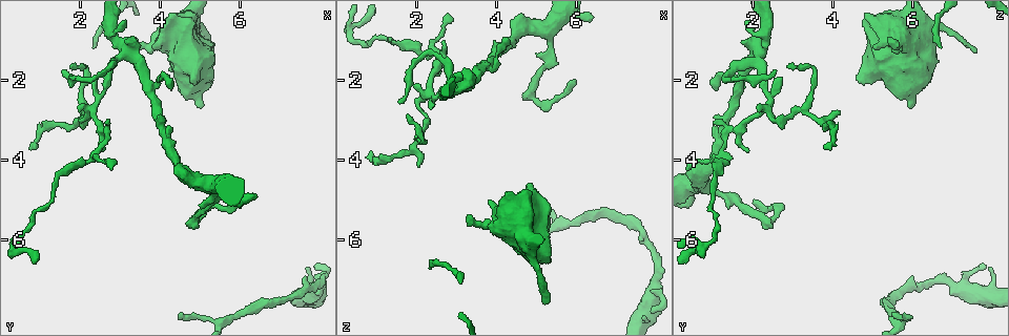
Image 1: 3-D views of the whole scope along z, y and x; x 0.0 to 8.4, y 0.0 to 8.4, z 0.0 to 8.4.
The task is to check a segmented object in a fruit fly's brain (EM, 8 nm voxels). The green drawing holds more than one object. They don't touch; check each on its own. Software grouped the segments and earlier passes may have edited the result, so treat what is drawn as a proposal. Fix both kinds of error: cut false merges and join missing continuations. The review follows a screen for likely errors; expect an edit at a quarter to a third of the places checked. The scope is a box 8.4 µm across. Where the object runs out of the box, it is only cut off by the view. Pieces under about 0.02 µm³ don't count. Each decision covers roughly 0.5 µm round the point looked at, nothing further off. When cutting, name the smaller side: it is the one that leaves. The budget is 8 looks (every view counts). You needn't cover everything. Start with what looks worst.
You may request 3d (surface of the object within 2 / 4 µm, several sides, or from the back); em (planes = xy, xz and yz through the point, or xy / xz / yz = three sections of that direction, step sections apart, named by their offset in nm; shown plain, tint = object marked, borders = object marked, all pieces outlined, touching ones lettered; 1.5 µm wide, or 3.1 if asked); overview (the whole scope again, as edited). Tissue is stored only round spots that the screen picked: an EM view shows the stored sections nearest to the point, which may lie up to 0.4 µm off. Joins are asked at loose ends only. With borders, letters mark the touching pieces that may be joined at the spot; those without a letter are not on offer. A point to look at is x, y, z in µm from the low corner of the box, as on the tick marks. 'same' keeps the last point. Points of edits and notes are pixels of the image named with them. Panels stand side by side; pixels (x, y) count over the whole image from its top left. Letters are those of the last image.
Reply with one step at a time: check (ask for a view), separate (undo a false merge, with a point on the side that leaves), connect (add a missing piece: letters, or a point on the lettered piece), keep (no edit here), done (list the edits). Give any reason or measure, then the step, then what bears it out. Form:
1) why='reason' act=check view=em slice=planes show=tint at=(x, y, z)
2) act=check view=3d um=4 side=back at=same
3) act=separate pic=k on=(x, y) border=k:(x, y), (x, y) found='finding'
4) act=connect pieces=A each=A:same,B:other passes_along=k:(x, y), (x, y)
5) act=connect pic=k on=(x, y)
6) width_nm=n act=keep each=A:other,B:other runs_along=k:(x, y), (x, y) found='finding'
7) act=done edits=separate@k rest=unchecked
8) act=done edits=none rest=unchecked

why='tapers out' act=check view=3d um=4 at=(4.35, 2.20, 1.15)

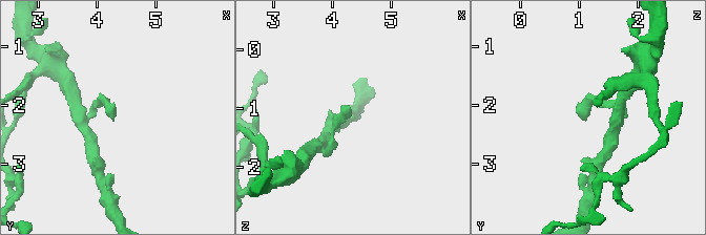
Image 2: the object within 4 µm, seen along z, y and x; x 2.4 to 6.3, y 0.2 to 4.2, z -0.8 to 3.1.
why='now the EM' act=check view=em slice=yz step=8 show=tint at=(4.25, 2.25, 1.10)

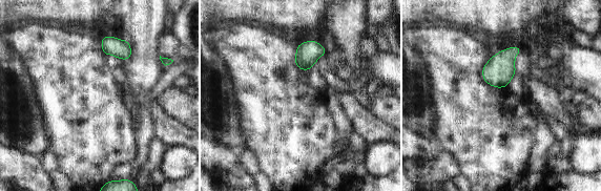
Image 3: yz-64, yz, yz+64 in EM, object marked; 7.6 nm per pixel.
act=check view=em slice=planes show=borders at=same

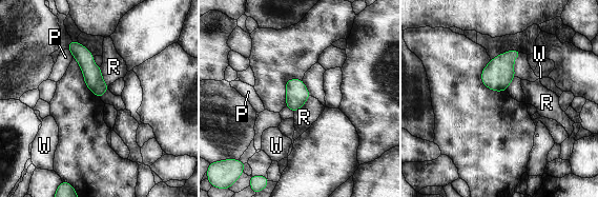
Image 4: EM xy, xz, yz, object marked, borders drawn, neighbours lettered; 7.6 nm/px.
act=keep each=P:other,R:other,W:other found='none of them fits'

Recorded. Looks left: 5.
why='branch stops here' act=check view=em slice=planes show=plain at=(4.80, 1.95, 4.60)

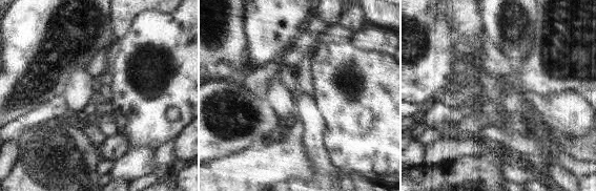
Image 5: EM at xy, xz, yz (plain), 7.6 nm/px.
why='see the neighbours' act=check view=em slice=planes show=borders at=same

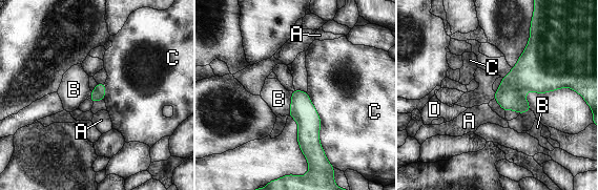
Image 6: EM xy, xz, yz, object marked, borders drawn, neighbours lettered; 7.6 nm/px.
act=connect pieces=D each=A:other,B:other,C:other,D:same passes_along=6:(99, 92), (91, 101), (87, 104) found='it goes on there'

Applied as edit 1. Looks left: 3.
why='thin end' act=check view=3d um=2 at=(5.20, 1.35, 7.60)

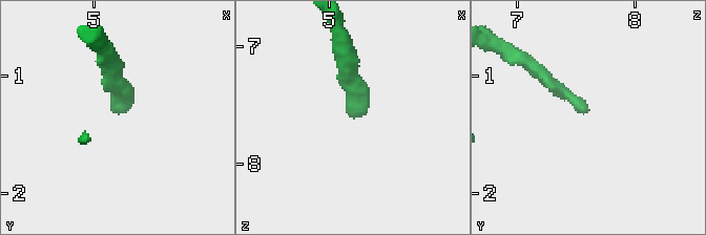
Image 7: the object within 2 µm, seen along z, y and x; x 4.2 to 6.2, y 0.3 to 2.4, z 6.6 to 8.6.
act=check view=em slice=yz step=4 show=tint at=(5.16, 1.34, 7.54)

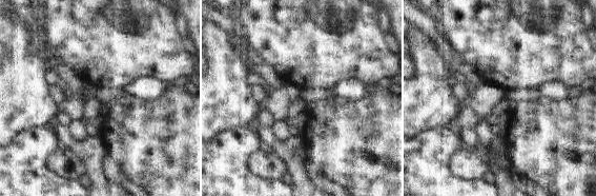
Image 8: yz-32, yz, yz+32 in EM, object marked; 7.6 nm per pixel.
why='cut it another way' act=check view=em slice=planes show=borders at=same

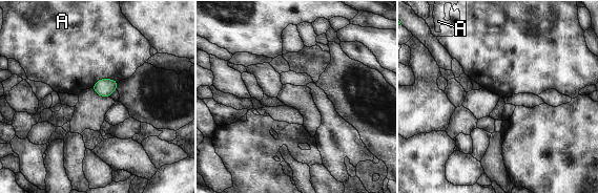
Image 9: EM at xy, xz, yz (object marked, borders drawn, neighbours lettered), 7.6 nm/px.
act=keep each=A:other border=9:(118, 81), (99, 79), (91, 87) found='none of them fits'

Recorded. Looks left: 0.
act=done edits=connect@6 rest=unchecked

